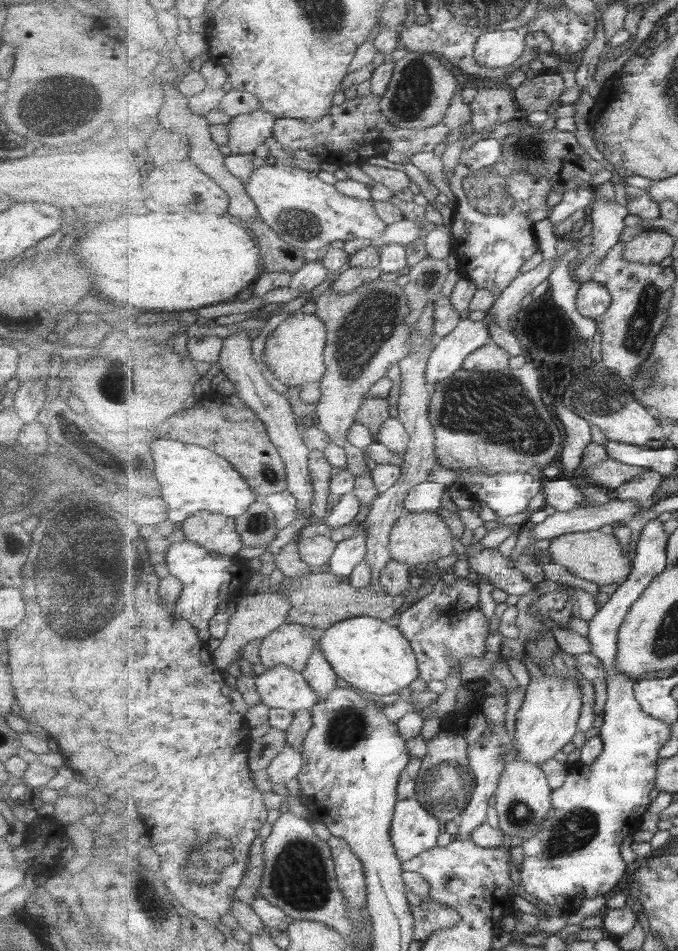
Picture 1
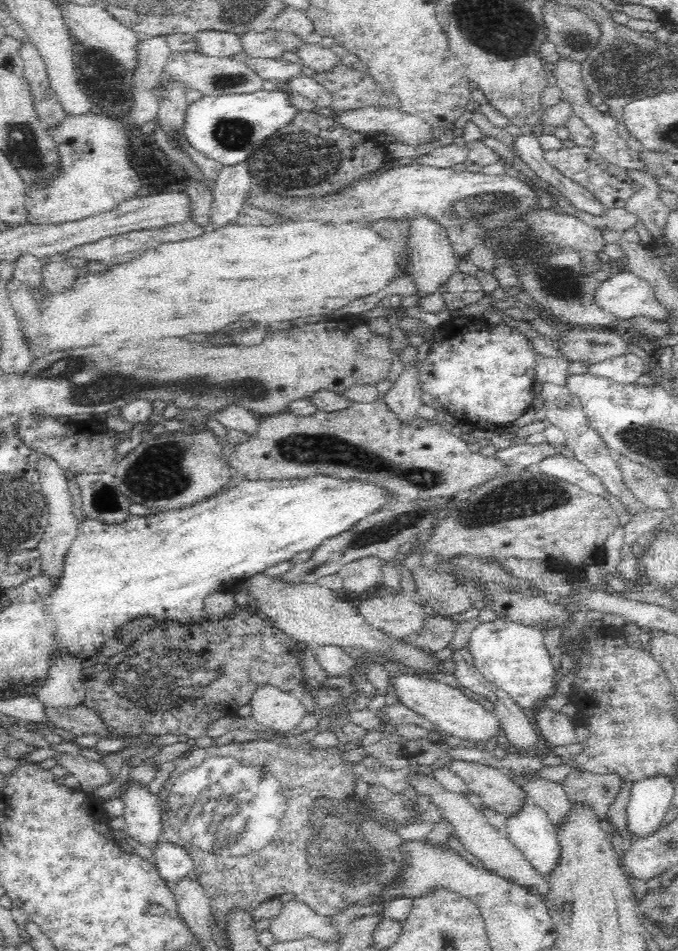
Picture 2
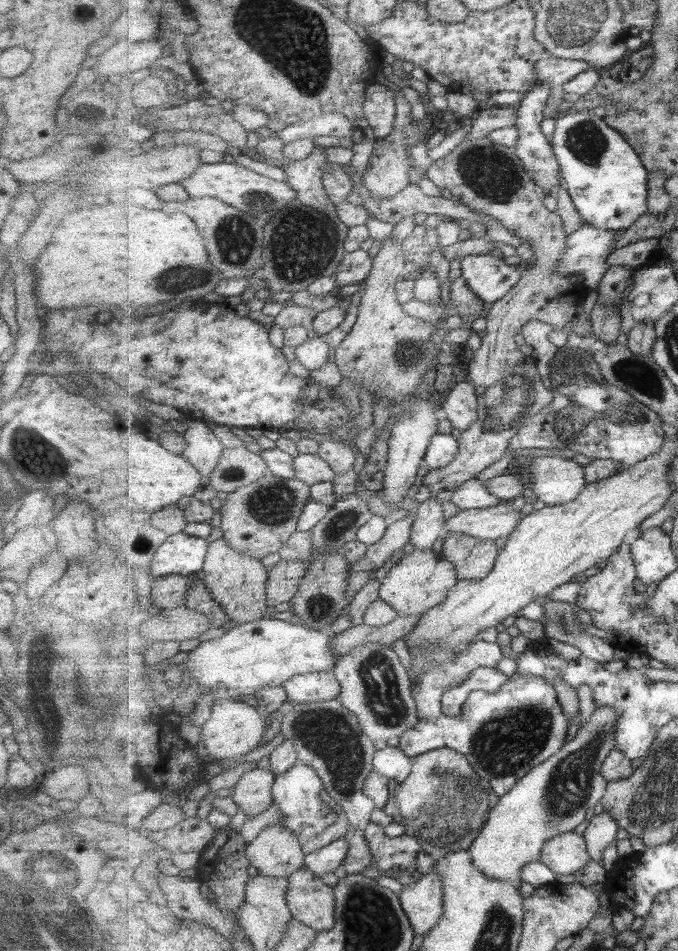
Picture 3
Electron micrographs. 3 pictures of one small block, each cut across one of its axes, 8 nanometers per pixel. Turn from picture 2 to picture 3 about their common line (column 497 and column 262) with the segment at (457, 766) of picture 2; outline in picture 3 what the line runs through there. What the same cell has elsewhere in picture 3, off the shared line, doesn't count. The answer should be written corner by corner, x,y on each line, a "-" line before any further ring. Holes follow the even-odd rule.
257,766
246,772
233,786
232,800
243,810
247,818
265,812
273,800
273,787
277,780
275,771

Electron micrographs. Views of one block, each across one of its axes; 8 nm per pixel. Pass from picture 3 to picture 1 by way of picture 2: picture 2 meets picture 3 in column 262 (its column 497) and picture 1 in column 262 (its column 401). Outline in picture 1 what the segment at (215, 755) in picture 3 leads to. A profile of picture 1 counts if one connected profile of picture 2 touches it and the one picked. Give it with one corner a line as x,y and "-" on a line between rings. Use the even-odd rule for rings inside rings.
279,664
255,677
260,702
269,708
285,709
295,713
314,709
319,693
313,689
301,671

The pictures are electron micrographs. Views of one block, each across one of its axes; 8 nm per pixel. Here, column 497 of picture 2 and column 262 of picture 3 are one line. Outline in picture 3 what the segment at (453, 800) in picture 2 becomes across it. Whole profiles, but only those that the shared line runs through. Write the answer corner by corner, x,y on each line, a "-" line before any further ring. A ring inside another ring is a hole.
283,824
264,827
247,848
251,865
260,875
270,878
290,877
305,868
306,856
301,850
301,839

